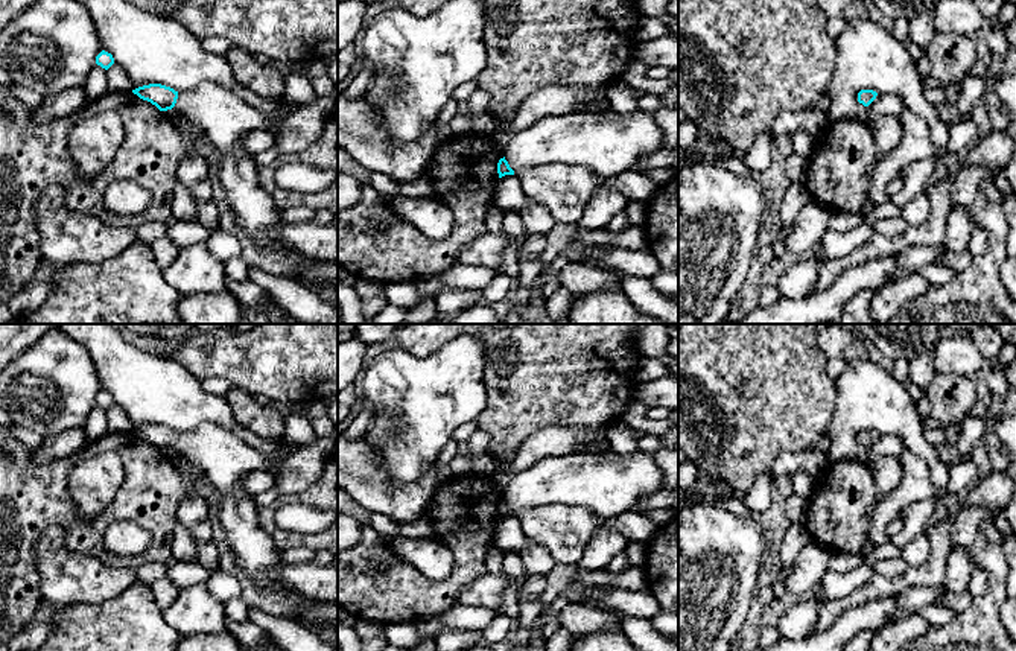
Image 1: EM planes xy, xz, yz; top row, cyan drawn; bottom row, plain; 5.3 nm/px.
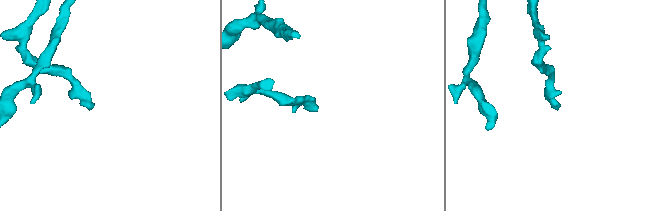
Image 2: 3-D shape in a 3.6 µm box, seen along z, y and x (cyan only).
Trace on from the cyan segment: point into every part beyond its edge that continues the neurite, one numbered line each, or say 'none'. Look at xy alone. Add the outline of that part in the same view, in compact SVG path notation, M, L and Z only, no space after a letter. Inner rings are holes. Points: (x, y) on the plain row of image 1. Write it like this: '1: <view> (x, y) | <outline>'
1: xy (219, 454) | M204 423L192 432L178 433L175 450L181 452L187 462L204 472L211 481L213 487L221 493L219 517L227 532L227 538L237 564L246 572L251 589L259 590L263 595L278 599L292 599L297 602L298 613L295 618L304 621L309 625L327 625L338 628L338 602L315 601L304 596L298 596L294 592L284 590L281 586L275 586L269 578L269 570L281 563L281 549L275 545L274 538L260 526L257 516L257 503L251 497L236 497L231 490L234 484L242 478L257 470L268 470L268 459L254 447L249 447L237 438L233 432L225 430L216 424Z

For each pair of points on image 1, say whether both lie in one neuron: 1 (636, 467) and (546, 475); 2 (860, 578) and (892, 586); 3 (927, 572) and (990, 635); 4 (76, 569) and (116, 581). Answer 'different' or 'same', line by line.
1: same
2: different
3: different
4: same

